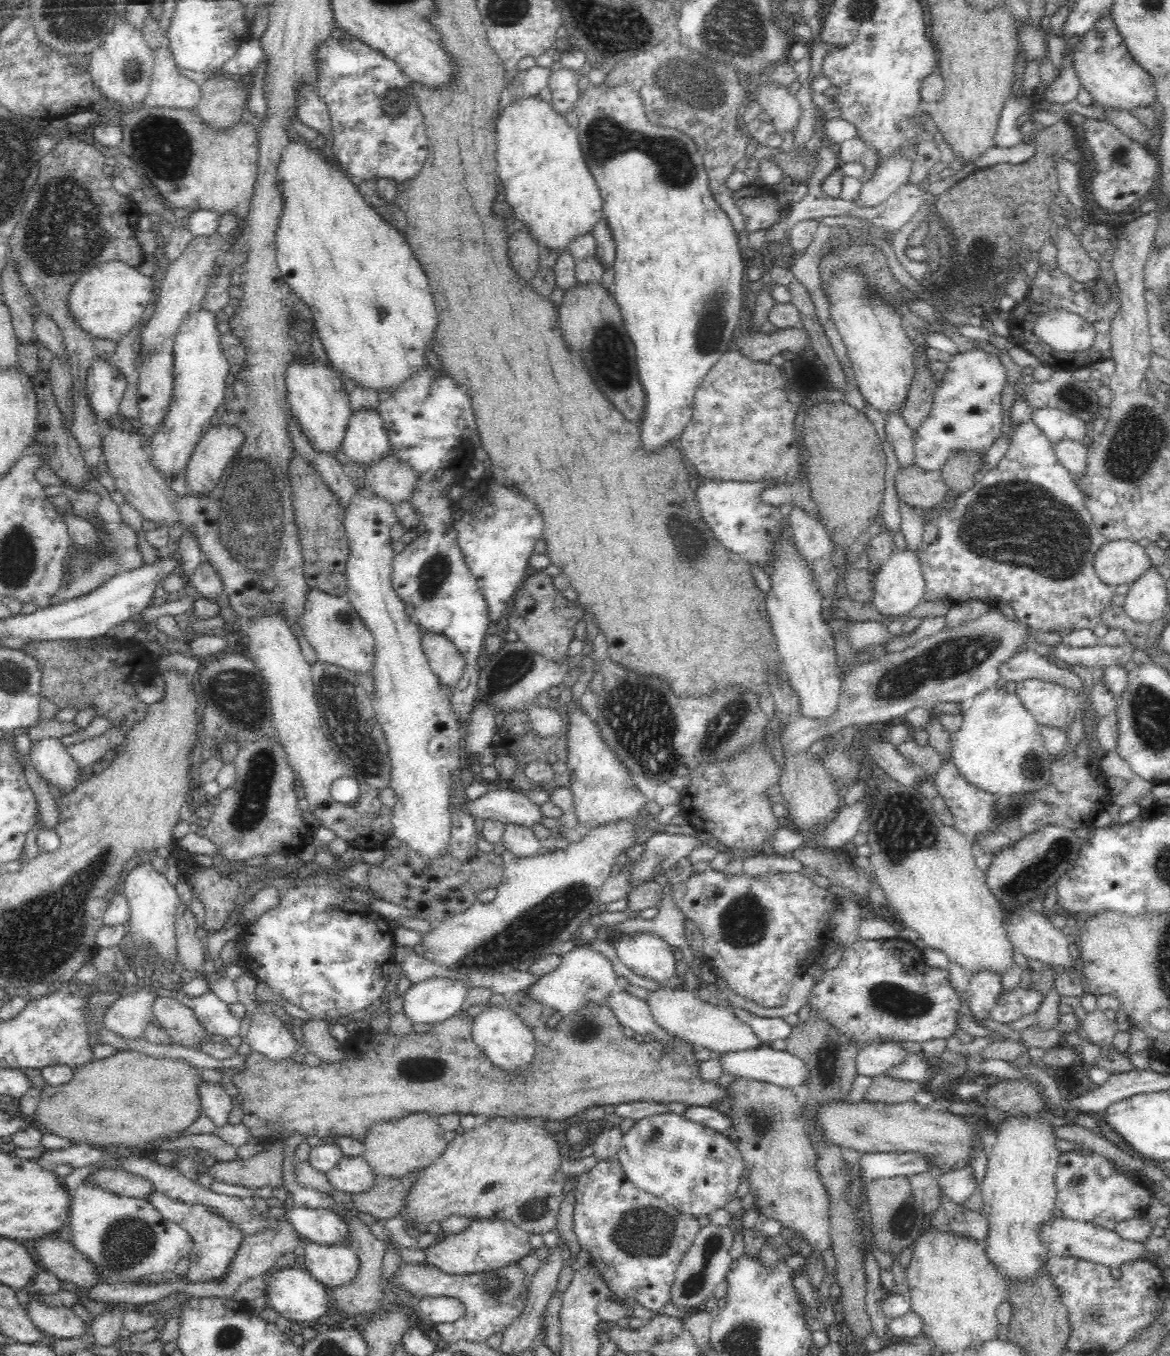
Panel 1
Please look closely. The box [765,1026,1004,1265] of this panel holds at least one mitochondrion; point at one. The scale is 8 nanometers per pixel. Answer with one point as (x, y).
(828, 1064)

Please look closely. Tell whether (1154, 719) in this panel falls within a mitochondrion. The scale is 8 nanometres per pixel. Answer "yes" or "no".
yes

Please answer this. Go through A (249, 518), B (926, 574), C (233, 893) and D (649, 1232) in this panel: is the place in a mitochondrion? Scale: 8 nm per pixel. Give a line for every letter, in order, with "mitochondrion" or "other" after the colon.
A: mitochondrion
B: other
C: other
D: mitochondrion

